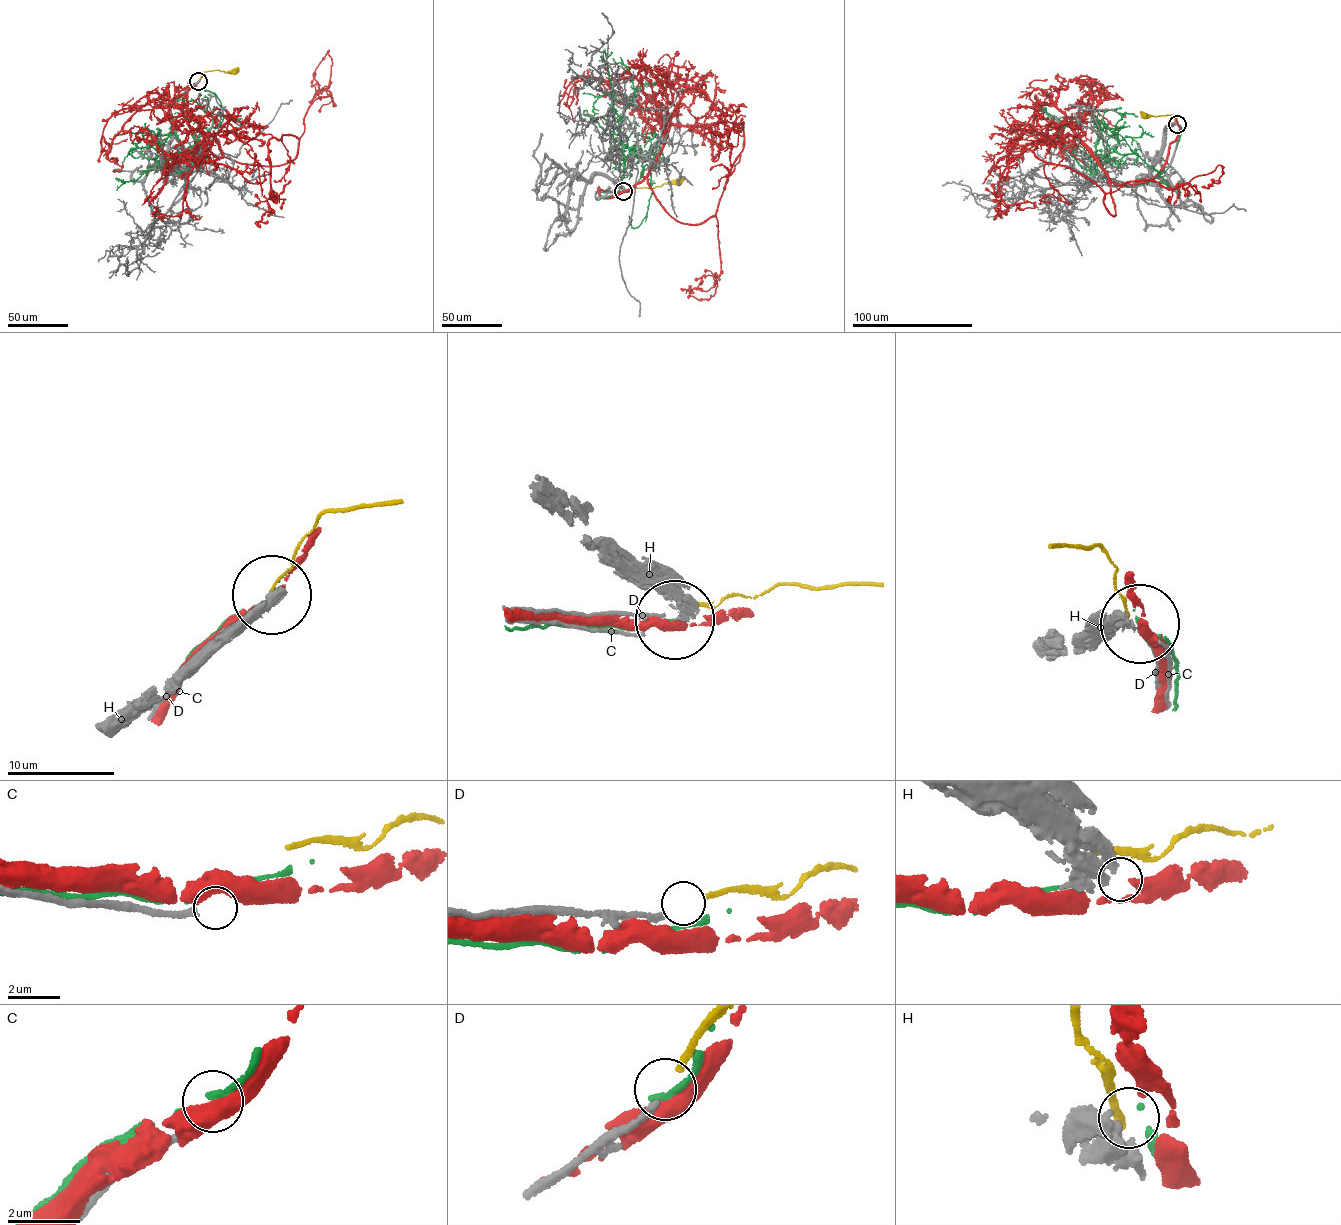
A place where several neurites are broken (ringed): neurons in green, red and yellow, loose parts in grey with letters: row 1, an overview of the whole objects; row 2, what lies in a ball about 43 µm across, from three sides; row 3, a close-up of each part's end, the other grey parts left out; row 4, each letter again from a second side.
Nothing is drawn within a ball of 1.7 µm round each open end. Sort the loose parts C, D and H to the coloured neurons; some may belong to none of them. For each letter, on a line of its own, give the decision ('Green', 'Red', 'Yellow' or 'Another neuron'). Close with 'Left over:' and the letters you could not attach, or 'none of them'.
C: Another neuron
D: Yellow
H: Another neuron
Left over: C, H

